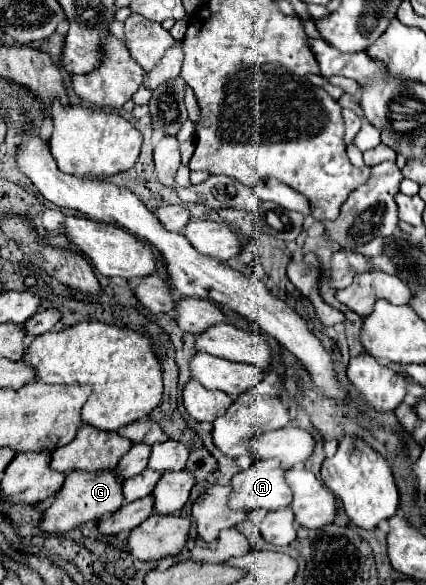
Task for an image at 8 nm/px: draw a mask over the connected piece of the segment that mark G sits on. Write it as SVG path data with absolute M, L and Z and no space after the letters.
M75 470L65 476L65 482L61 490L55 494L53 504L43 512L39 520L39 530L49 534L65 534L89 520L99 520L105 514L113 514L123 504L123 492L121 492L123 480L117 478L115 470L103 470L103 472L83 472Z

